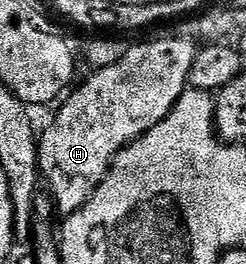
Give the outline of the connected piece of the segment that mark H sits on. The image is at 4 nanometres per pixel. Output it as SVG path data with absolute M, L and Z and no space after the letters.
M177 36L171 39L152 40L149 44L134 46L132 44L112 65L95 69L91 73L93 76L85 84L77 83L67 93L66 99L59 105L60 113L53 118L52 125L45 132L43 129L39 133L42 180L43 183L48 183L47 191L54 201L57 213L71 214L78 211L104 181L116 155L141 136L145 136L158 122L166 119L178 98L186 91L190 67L194 64L198 48L191 39Z

